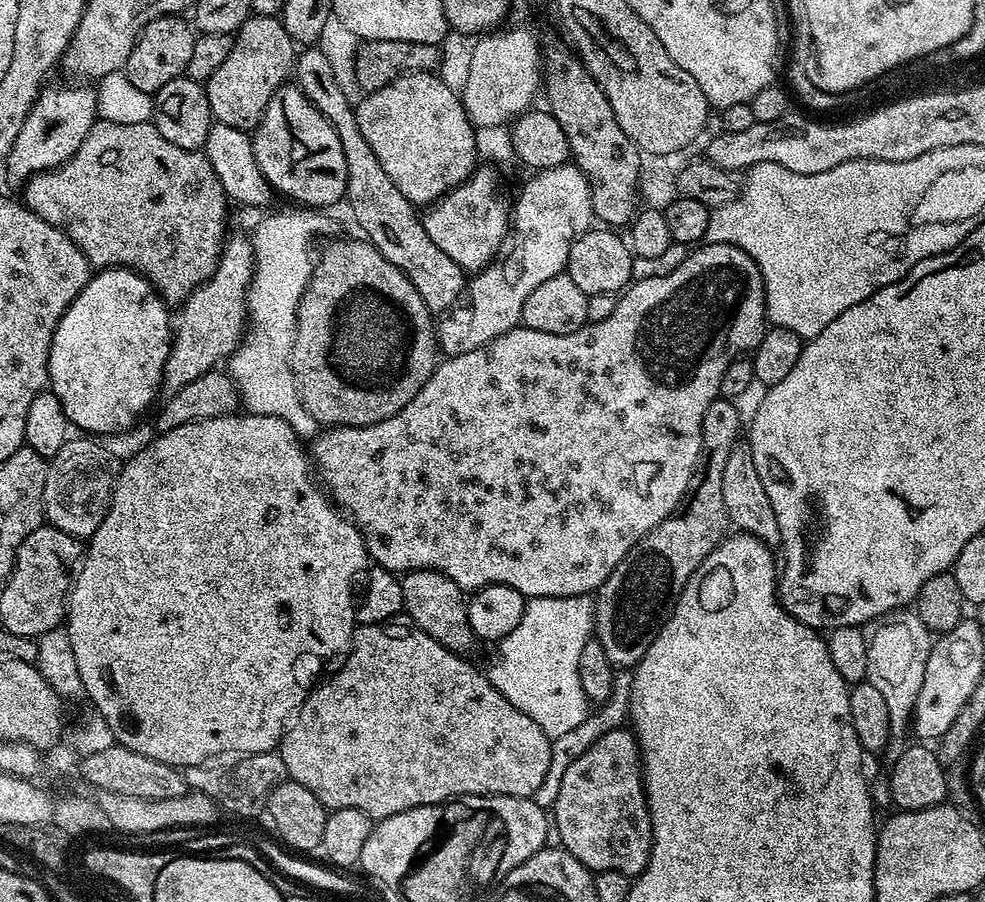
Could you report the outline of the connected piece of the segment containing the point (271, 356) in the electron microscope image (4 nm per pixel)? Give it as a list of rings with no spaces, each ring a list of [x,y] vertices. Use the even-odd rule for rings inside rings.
[[[320,210],[296,211],[300,212],[276,212],[257,226],[256,233],[251,233],[256,267],[246,293],[250,327],[236,351],[228,357],[226,371],[240,393],[240,404],[248,407],[245,409],[251,415],[282,418],[297,436],[312,438],[317,435],[318,425],[300,400],[290,353],[296,338],[296,311],[314,267],[312,239],[315,236],[331,237],[336,224]]]

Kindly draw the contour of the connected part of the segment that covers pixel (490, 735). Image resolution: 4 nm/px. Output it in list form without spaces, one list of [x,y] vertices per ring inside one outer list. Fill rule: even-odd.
[[[397,618],[387,620],[385,624],[361,624],[353,631],[352,646],[348,650],[344,663],[309,692],[308,697],[295,713],[290,727],[285,731],[278,745],[278,751],[282,762],[286,762],[288,780],[291,783],[306,786],[306,790],[310,790],[314,798],[322,801],[325,809],[362,810],[362,814],[377,821],[394,814],[402,814],[411,808],[427,804],[442,804],[461,796],[535,797],[537,795],[535,792],[543,786],[544,779],[552,768],[552,744],[553,741],[542,730],[542,726],[538,726],[534,718],[526,718],[522,710],[510,706],[510,702],[506,702],[504,695],[489,682],[487,675],[481,669],[479,672],[468,658],[442,646],[434,638],[430,638],[430,634],[423,632],[417,624]]]

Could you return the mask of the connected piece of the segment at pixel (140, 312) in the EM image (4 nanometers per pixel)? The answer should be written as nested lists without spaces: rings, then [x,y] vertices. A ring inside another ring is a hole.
[[[106,268],[97,271],[89,279],[85,288],[77,294],[73,304],[70,304],[68,309],[64,311],[64,317],[60,320],[59,326],[56,327],[56,333],[52,339],[50,358],[48,359],[50,390],[58,398],[58,402],[62,402],[62,410],[68,415],[69,425],[76,427],[77,424],[84,431],[81,433],[91,434],[96,438],[104,438],[100,436],[108,436],[111,432],[126,431],[135,422],[136,416],[142,415],[151,406],[152,399],[157,399],[160,383],[164,380],[166,358],[172,349],[174,324],[173,321],[168,321],[168,312],[170,312],[169,305],[161,300],[159,292],[140,273],[133,272],[130,268]]]

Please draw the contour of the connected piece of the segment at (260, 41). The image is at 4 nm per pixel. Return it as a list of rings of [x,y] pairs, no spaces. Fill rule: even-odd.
[[[249,16],[235,33],[230,55],[206,81],[208,101],[215,123],[255,129],[264,116],[274,93],[289,79],[298,55],[297,45],[286,34],[283,19],[274,16]]]

